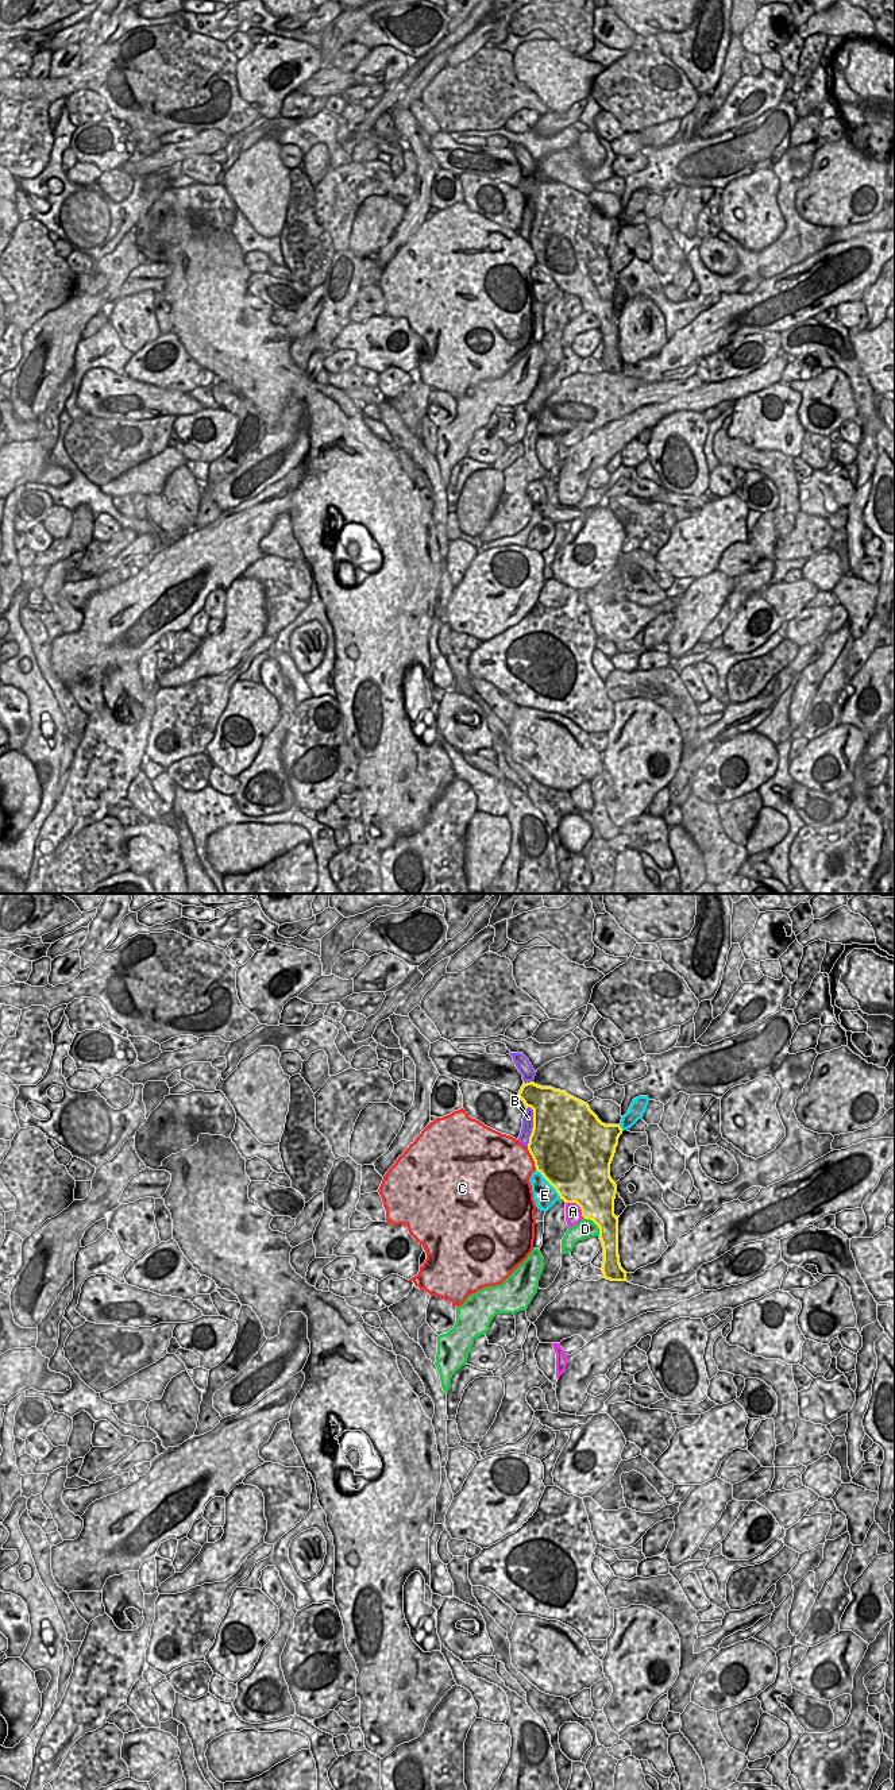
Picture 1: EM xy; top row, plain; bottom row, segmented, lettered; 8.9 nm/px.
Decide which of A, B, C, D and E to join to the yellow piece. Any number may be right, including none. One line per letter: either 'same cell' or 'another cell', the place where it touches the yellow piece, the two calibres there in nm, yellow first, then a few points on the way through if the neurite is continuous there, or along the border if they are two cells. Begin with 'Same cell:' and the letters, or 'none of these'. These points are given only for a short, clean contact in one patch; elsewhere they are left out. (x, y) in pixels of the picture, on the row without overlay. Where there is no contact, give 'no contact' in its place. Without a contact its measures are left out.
Same cell: none of these
A: another cell | xy (578, 297) | 480/140 nm
B: another cell | xy (533, 219) | 500/100 nm
C: another cell | xy (532, 250) | 500/460 nm | along xy (527, 240), (536, 262)
D: another cell | xy (595, 316) | 340/170 nm
E: another cell | xy (550, 276) | 500/220 nm

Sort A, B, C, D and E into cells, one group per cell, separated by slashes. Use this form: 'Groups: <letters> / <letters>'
Groups: A B / C / D / E.

